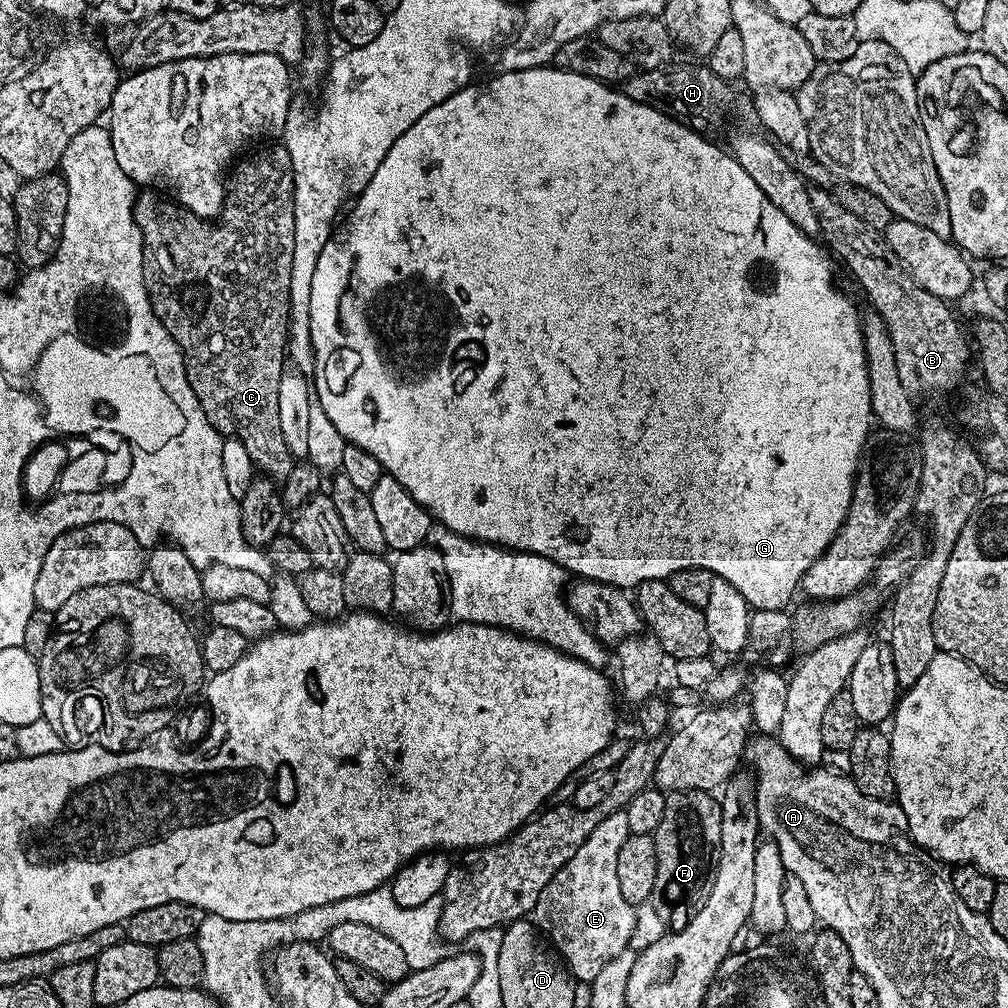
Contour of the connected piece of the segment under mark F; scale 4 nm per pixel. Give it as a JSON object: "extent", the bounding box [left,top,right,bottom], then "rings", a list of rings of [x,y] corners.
{"extent":[651,792,722,929],"rings":[[[674,792],[667,793],[666,814],[662,814],[662,823],[654,834],[656,841],[656,857],[658,858],[658,874],[654,878],[651,907],[656,907],[656,912],[669,925],[669,929],[685,928],[702,910],[706,898],[712,889],[716,877],[716,867],[722,846],[722,810],[720,801],[712,792]]]}

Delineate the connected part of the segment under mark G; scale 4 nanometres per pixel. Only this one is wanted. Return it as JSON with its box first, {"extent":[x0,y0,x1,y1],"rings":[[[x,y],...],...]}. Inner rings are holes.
{"extent":[309,66,874,610],"rings":[[[545,66],[545,67],[542,67],[542,68],[531,68],[531,69],[530,69],[530,70],[518,70],[518,71],[517,71],[517,72],[500,72],[500,73],[499,73],[499,74],[496,74],[496,77],[494,77],[494,78],[493,78],[493,80],[488,80],[488,81],[486,81],[486,82],[485,82],[485,84],[476,84],[476,83],[477,83],[477,82],[472,82],[472,83],[469,83],[469,85],[468,85],[468,87],[466,87],[466,88],[460,88],[460,89],[459,89],[459,90],[457,90],[457,92],[456,92],[456,93],[454,93],[454,94],[453,94],[453,96],[451,96],[451,97],[450,97],[450,98],[446,98],[446,102],[438,102],[438,106],[434,106],[434,110],[426,110],[426,114],[422,114],[422,118],[418,118],[418,122],[414,122],[414,126],[410,126],[410,130],[406,130],[406,134],[402,134],[402,138],[398,138],[398,142],[394,142],[394,146],[390,146],[390,150],[389,150],[389,151],[388,151],[388,153],[387,153],[387,154],[386,154],[386,158],[382,158],[382,166],[378,166],[378,170],[374,170],[374,178],[370,178],[370,179],[369,179],[369,180],[368,180],[368,183],[367,183],[367,184],[365,184],[365,185],[363,185],[363,187],[361,187],[361,188],[360,188],[360,189],[359,189],[359,191],[360,191],[360,197],[358,197],[358,198],[357,198],[357,200],[356,200],[356,205],[354,205],[354,206],[353,206],[353,208],[352,208],[352,213],[350,213],[350,214],[349,214],[349,216],[348,216],[348,217],[346,217],[346,218],[345,218],[345,220],[344,220],[344,225],[342,225],[342,224],[343,224],[343,220],[342,220],[342,223],[341,223],[341,224],[340,224],[340,225],[339,225],[339,227],[337,227],[337,228],[336,228],[336,229],[335,229],[335,231],[333,231],[333,234],[332,234],[332,237],[331,237],[331,238],[329,238],[329,239],[328,239],[328,241],[327,241],[327,242],[326,242],[326,246],[322,246],[322,254],[318,254],[318,266],[314,266],[314,282],[311,282],[311,287],[310,287],[310,312],[309,312],[309,316],[310,316],[310,322],[309,322],[309,326],[310,326],[310,342],[311,342],[311,343],[312,343],[312,348],[313,348],[313,362],[314,362],[314,375],[315,375],[315,374],[316,374],[316,380],[315,380],[315,376],[314,376],[314,396],[315,396],[315,399],[317,399],[317,400],[319,400],[319,401],[320,401],[320,404],[321,404],[321,406],[322,406],[322,410],[324,410],[324,411],[325,411],[325,412],[326,412],[326,416],[327,416],[327,418],[330,418],[330,420],[331,420],[331,422],[333,422],[333,424],[334,424],[334,426],[336,426],[336,427],[337,427],[337,428],[338,428],[338,432],[339,432],[339,433],[340,433],[340,435],[342,435],[342,436],[344,436],[344,438],[345,438],[345,439],[346,439],[346,441],[347,441],[347,443],[349,443],[349,444],[353,444],[353,445],[354,445],[354,446],[358,446],[358,447],[359,447],[359,448],[361,448],[361,449],[362,449],[362,450],[366,450],[366,454],[374,454],[374,458],[378,458],[378,462],[379,462],[379,463],[380,463],[380,466],[381,466],[381,469],[383,469],[383,471],[384,471],[384,472],[385,472],[385,473],[387,473],[387,475],[390,475],[390,476],[392,476],[392,477],[393,477],[393,478],[395,478],[395,480],[397,480],[397,481],[398,481],[398,482],[402,482],[402,486],[406,486],[406,490],[407,490],[407,491],[408,491],[408,492],[409,492],[409,494],[410,494],[410,495],[412,495],[412,497],[413,497],[413,498],[414,498],[414,502],[418,502],[418,503],[419,503],[419,504],[421,504],[421,505],[422,505],[422,506],[423,506],[423,507],[424,507],[424,509],[426,509],[426,511],[427,511],[427,512],[429,512],[429,513],[430,513],[430,514],[431,514],[431,516],[433,516],[433,517],[434,517],[434,518],[435,518],[435,519],[436,519],[436,520],[437,520],[437,521],[439,521],[439,523],[442,523],[442,524],[444,524],[444,525],[446,525],[446,527],[447,527],[447,528],[448,528],[448,529],[449,529],[449,530],[450,530],[450,531],[452,531],[452,532],[456,532],[456,533],[458,533],[458,535],[459,535],[459,536],[471,536],[471,537],[472,537],[472,539],[473,539],[473,540],[478,540],[478,541],[480,541],[480,543],[482,543],[482,544],[495,544],[495,545],[497,545],[497,546],[499,546],[499,547],[502,547],[502,548],[506,548],[506,549],[509,549],[509,550],[511,550],[511,551],[514,551],[514,552],[533,552],[533,553],[534,553],[534,554],[538,554],[538,555],[539,555],[539,556],[541,556],[541,557],[542,557],[542,558],[550,558],[550,559],[551,559],[551,560],[552,560],[552,561],[554,561],[554,562],[555,562],[555,563],[556,563],[556,564],[560,564],[560,565],[561,565],[561,566],[562,566],[562,567],[564,567],[564,571],[565,571],[565,573],[568,573],[568,574],[571,574],[571,575],[572,575],[572,572],[573,572],[573,574],[574,574],[574,575],[573,575],[573,577],[576,577],[576,578],[583,578],[583,579],[586,579],[586,580],[596,580],[596,581],[598,581],[598,583],[599,583],[599,584],[609,584],[609,585],[610,585],[610,586],[614,586],[614,587],[615,587],[615,588],[622,588],[622,589],[625,589],[625,590],[632,590],[632,589],[635,589],[635,587],[636,587],[636,585],[638,585],[638,584],[641,584],[641,583],[642,583],[642,582],[646,582],[646,581],[647,581],[647,580],[662,580],[662,579],[665,579],[665,578],[667,578],[667,577],[670,577],[670,576],[673,576],[673,574],[675,574],[675,572],[677,572],[677,571],[678,571],[678,570],[690,570],[690,569],[691,569],[691,568],[701,568],[701,569],[702,569],[702,570],[706,570],[706,571],[707,571],[707,572],[710,572],[710,573],[712,573],[712,575],[713,575],[713,576],[721,576],[721,577],[722,577],[722,578],[723,578],[723,579],[724,579],[724,580],[725,580],[725,581],[726,581],[726,582],[730,582],[730,586],[734,586],[734,590],[738,590],[738,594],[742,594],[742,598],[746,598],[746,602],[747,602],[747,603],[748,603],[748,606],[749,606],[749,609],[752,609],[752,610],[763,610],[763,609],[766,609],[766,608],[778,608],[778,609],[781,609],[781,610],[784,610],[784,609],[787,609],[787,608],[788,608],[788,607],[789,607],[789,604],[788,604],[788,599],[790,599],[790,598],[791,598],[791,596],[792,596],[792,595],[794,595],[794,594],[795,594],[795,592],[796,592],[796,594],[797,594],[797,592],[798,592],[798,589],[799,589],[799,588],[800,588],[800,587],[801,587],[801,580],[802,580],[802,578],[803,578],[803,576],[804,576],[804,575],[805,575],[805,574],[806,574],[806,572],[807,572],[807,571],[808,571],[808,569],[810,569],[810,566],[812,566],[812,565],[813,565],[813,564],[814,564],[814,562],[815,562],[815,560],[816,560],[816,559],[817,559],[817,558],[819,558],[819,556],[820,556],[820,555],[821,555],[821,554],[823,554],[823,552],[824,552],[824,551],[825,551],[825,550],[826,550],[826,548],[827,548],[827,547],[828,547],[828,546],[830,546],[830,542],[831,542],[831,540],[832,540],[832,539],[834,539],[834,538],[835,538],[835,534],[836,534],[836,532],[837,532],[837,531],[838,531],[838,530],[839,530],[839,528],[840,528],[840,527],[841,527],[841,526],[842,526],[842,524],[843,524],[843,520],[844,520],[844,519],[845,519],[845,518],[846,518],[846,516],[847,516],[847,512],[848,512],[848,507],[849,507],[849,506],[850,506],[850,504],[851,504],[851,498],[852,498],[852,489],[853,489],[853,487],[854,487],[854,485],[855,485],[855,482],[856,482],[856,473],[857,473],[857,471],[858,471],[858,469],[859,469],[859,467],[860,467],[860,462],[861,462],[861,459],[862,459],[862,453],[863,453],[863,452],[864,452],[864,451],[865,451],[865,449],[864,449],[864,450],[863,450],[863,448],[864,448],[864,443],[866,443],[866,442],[867,442],[867,440],[868,440],[868,431],[870,431],[870,430],[871,430],[871,428],[872,428],[872,424],[873,424],[873,425],[874,425],[874,413],[873,413],[873,411],[872,411],[872,403],[871,403],[871,402],[870,402],[870,378],[869,378],[869,377],[868,377],[868,367],[867,367],[867,366],[866,366],[866,350],[865,350],[865,349],[864,349],[864,330],[863,330],[863,327],[862,327],[862,316],[861,316],[861,313],[859,313],[859,314],[858,314],[858,313],[856,313],[856,308],[855,308],[855,306],[854,306],[854,305],[852,305],[852,300],[851,300],[851,298],[850,298],[850,297],[848,297],[848,296],[843,296],[843,294],[842,294],[842,293],[840,293],[840,292],[839,292],[839,290],[838,290],[838,289],[836,289],[836,288],[835,288],[835,286],[834,286],[834,285],[832,285],[832,264],[833,264],[833,265],[834,265],[834,260],[833,260],[833,257],[832,257],[832,256],[831,256],[831,255],[829,255],[829,253],[828,253],[828,252],[827,252],[827,251],[825,251],[825,249],[824,249],[824,248],[823,248],[823,247],[821,247],[821,245],[820,245],[820,244],[819,244],[819,243],[817,243],[817,244],[818,244],[818,245],[816,245],[816,244],[815,244],[815,243],[816,243],[816,242],[817,242],[817,241],[816,241],[816,240],[815,240],[815,239],[813,239],[813,237],[810,237],[810,236],[808,236],[808,235],[807,235],[807,234],[806,234],[806,233],[804,233],[804,232],[803,232],[803,231],[802,231],[802,230],[798,230],[798,226],[794,226],[794,222],[790,222],[790,218],[786,218],[786,214],[782,214],[782,210],[778,210],[778,206],[774,206],[774,202],[770,202],[770,198],[766,198],[766,194],[762,194],[762,190],[758,190],[758,182],[754,182],[754,178],[750,178],[750,174],[746,174],[746,170],[742,170],[742,166],[741,166],[741,165],[740,165],[740,164],[739,164],[739,163],[738,163],[738,162],[737,162],[737,160],[735,160],[735,159],[734,159],[734,157],[733,157],[733,156],[732,156],[732,154],[731,154],[731,151],[728,151],[728,150],[725,150],[725,149],[724,149],[724,152],[723,152],[723,150],[722,150],[722,149],[720,149],[720,148],[719,148],[719,146],[718,146],[718,145],[716,145],[716,144],[711,144],[711,142],[710,142],[710,141],[708,141],[708,140],[707,140],[707,138],[706,138],[706,137],[704,137],[704,134],[701,134],[701,133],[700,133],[700,132],[699,132],[699,131],[697,131],[697,129],[695,129],[695,128],[690,128],[690,127],[688,127],[688,125],[687,125],[687,124],[685,124],[685,123],[683,123],[683,122],[681,122],[681,121],[679,121],[679,120],[676,120],[676,119],[675,119],[675,118],[674,118],[674,117],[673,117],[673,116],[667,116],[667,115],[666,115],[666,114],[665,114],[665,112],[659,112],[659,111],[658,111],[658,110],[654,110],[654,109],[653,109],[653,108],[651,108],[651,107],[650,107],[650,106],[646,106],[646,105],[645,105],[645,104],[643,104],[643,103],[642,103],[642,102],[634,102],[634,98],[626,98],[626,94],[625,94],[625,93],[624,93],[624,91],[622,91],[622,90],[617,90],[617,89],[616,89],[616,88],[615,88],[615,87],[613,87],[613,85],[610,85],[610,84],[606,84],[606,83],[604,83],[604,81],[602,81],[602,80],[596,80],[596,79],[595,79],[595,78],[594,78],[594,77],[592,77],[592,76],[583,76],[583,75],[582,75],[582,74],[574,74],[574,73],[573,73],[573,72],[567,72],[567,71],[566,71],[566,70],[562,70],[562,69],[561,69],[561,68],[558,68],[558,67],[555,67],[555,66]]]}

